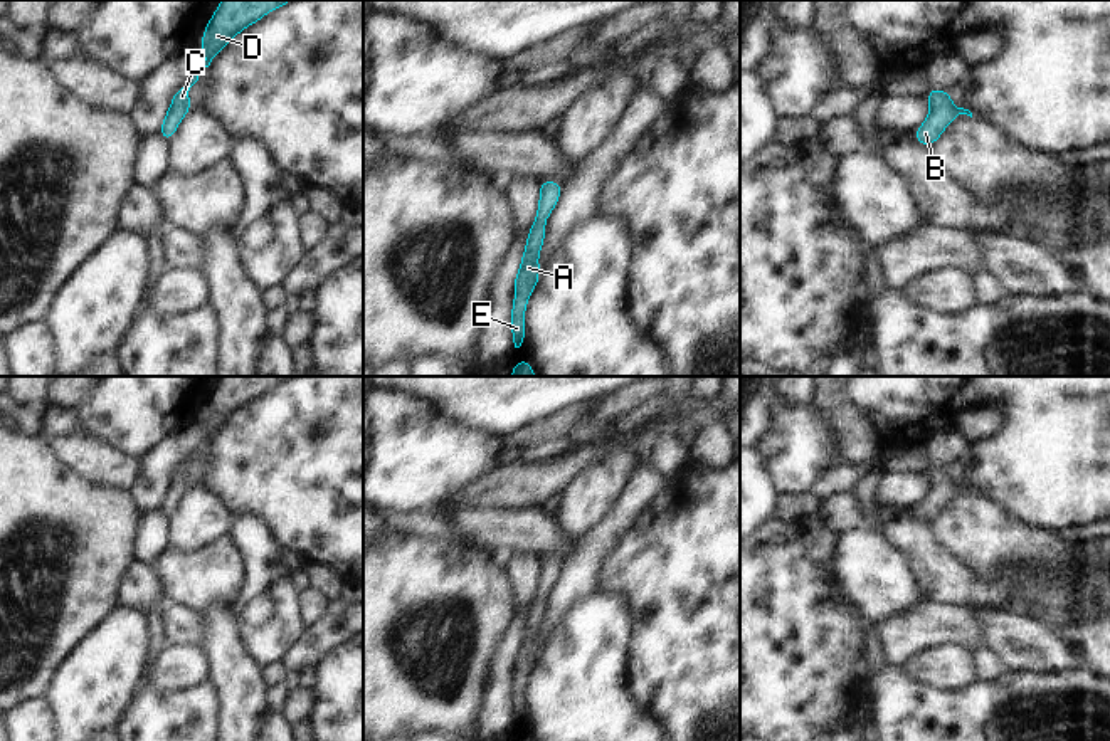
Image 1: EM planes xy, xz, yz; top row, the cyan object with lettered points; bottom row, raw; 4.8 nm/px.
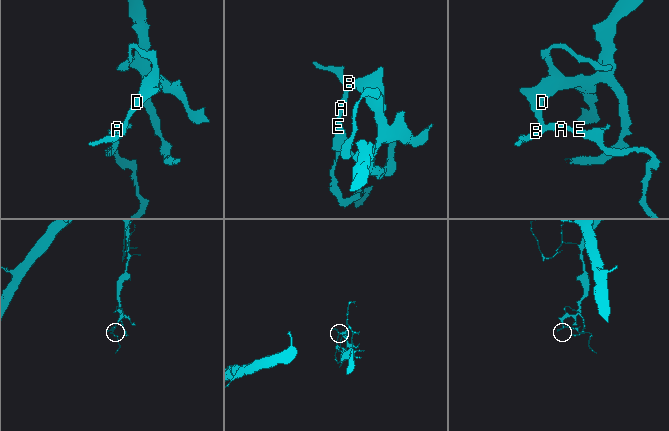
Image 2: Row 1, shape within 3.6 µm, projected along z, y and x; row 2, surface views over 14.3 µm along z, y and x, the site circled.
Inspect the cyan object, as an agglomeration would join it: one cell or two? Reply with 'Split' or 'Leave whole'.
Leave whole

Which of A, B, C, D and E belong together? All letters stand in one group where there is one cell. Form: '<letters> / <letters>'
A B C D E

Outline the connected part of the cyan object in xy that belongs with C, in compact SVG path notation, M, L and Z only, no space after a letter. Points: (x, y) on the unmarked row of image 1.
M222 376L222 378L220 378L220 381L219 381L219 385L215 386L214 393L209 397L209 402L207 402L207 405L205 405L205 408L204 408L204 413L202 413L202 423L204 423L205 437L202 439L202 442L198 444L198 447L188 455L188 459L187 459L185 462L182 462L182 464L175 469L175 472L173 472L173 476L172 476L172 482L170 482L166 492L165 492L165 497L163 497L161 507L160 507L160 512L163 514L163 518L168 519L168 516L175 511L177 502L180 501L180 497L183 496L183 492L192 486L192 484L190 484L190 479L188 479L188 467L190 467L190 464L198 457L198 449L200 449L200 445L202 445L202 444L209 444L210 439L214 437L214 434L217 432L217 428L222 427L224 422L225 422L235 410L242 408L246 403L249 403L251 400L254 400L254 398L257 398L259 395L262 395L262 393L264 393L266 390L269 390L271 386L274 386L274 385L278 385L278 383L284 383L284 381L289 380L289 378L291 378L291 376Z

